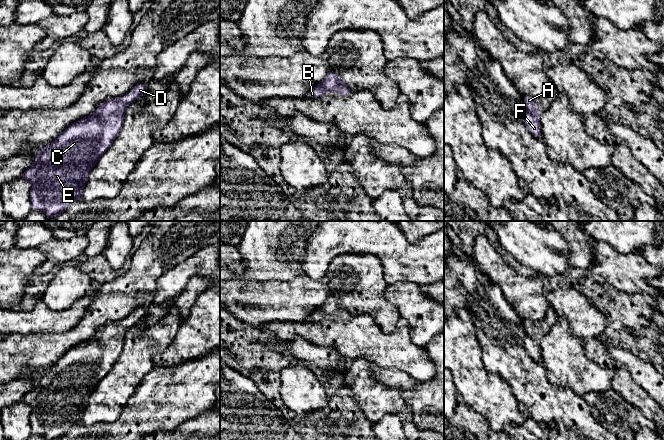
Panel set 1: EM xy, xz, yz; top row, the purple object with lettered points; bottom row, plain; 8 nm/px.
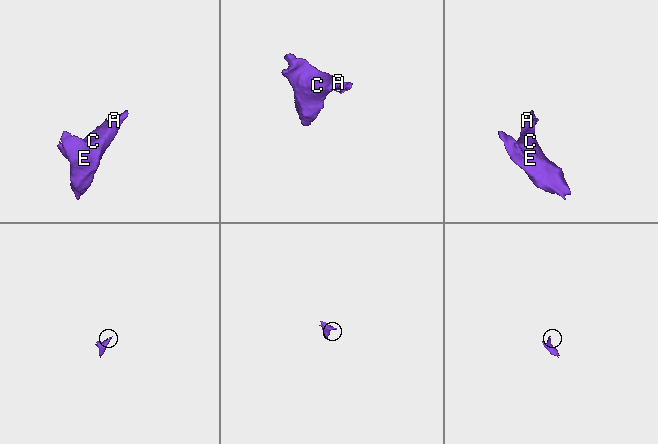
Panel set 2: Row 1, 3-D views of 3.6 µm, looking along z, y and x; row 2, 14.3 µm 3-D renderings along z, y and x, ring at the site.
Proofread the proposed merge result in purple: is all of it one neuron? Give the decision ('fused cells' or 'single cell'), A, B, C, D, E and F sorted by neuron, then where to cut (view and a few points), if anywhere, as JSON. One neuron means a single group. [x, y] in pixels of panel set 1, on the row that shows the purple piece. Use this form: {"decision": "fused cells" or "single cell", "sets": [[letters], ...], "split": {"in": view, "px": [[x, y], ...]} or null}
{"decision": "single cell", "sets": [["A", "B", "C", "D", "E", "F"]], "split": null}

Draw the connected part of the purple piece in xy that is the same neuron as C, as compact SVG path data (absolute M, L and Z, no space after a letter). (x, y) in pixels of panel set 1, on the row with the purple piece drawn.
M138 83L124 95L101 102L96 111L70 124L55 140L36 153L35 161L22 175L22 178L32 185L30 190L32 210L41 211L50 218L55 218L72 202L82 199L89 173L123 127L126 107L142 96L145 90L146 84Z

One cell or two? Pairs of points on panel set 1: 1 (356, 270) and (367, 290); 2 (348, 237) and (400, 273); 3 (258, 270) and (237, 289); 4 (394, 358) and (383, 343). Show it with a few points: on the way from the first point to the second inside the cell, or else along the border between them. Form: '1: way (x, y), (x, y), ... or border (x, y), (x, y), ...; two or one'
1: way (356, 275), (356, 279), (362, 285); one
2: way (362, 237), (368, 237), (390, 259); one
3: border (235, 277), (271, 280); two
4: way (392, 354), (385, 347); one

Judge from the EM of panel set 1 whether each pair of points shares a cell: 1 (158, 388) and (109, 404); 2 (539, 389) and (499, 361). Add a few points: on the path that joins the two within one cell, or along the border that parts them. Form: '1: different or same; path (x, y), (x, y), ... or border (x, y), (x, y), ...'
1: different; border (142, 379), (117, 419)
2: same; path (529, 380), (509, 361)

